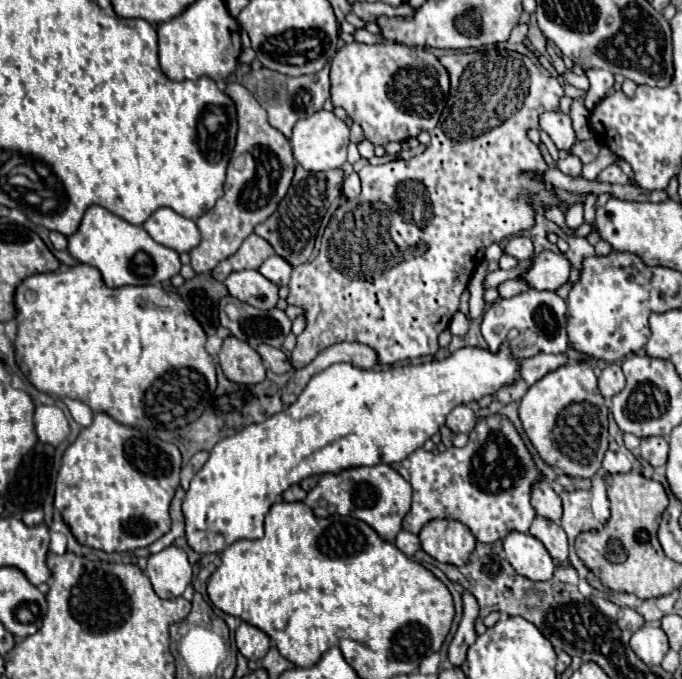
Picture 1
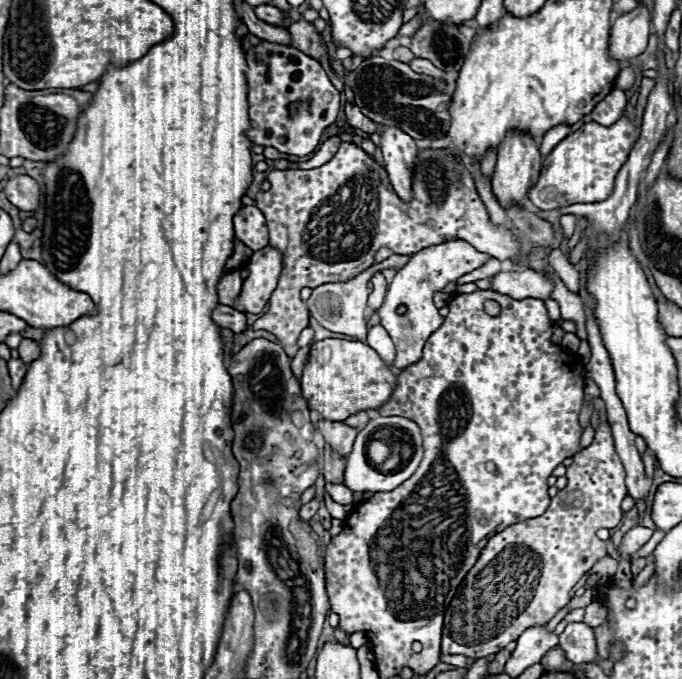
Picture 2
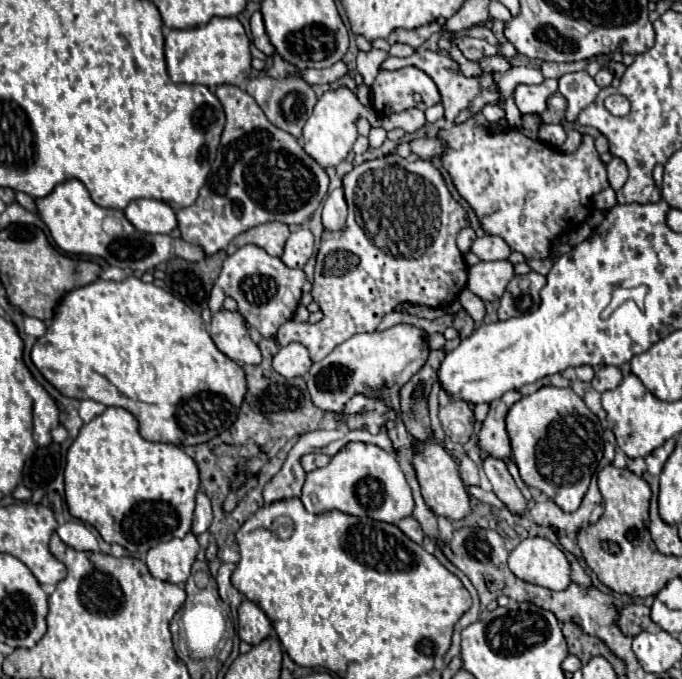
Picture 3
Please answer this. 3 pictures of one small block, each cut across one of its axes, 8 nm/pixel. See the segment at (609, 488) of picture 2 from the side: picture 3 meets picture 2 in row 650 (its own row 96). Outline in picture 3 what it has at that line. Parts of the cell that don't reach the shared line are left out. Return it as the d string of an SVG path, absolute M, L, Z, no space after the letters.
M416 50L414 56L410 56L410 58L388 58L382 64L382 68L398 70L398 68L404 68L404 66L416 66L422 72L426 72L436 82L436 86L438 86L438 90L442 94L446 120L458 124L458 122L464 122L468 116L478 114L484 104L488 104L488 102L496 104L500 100L500 96L496 92L496 84L494 84L492 76L488 76L488 74L490 72L506 72L510 68L510 62L506 58L502 58L502 56L494 56L494 58L484 58L480 64L482 64L482 70L484 70L482 78L464 78L460 74L460 66L450 56L436 54L436 52L430 52L430 50Z

